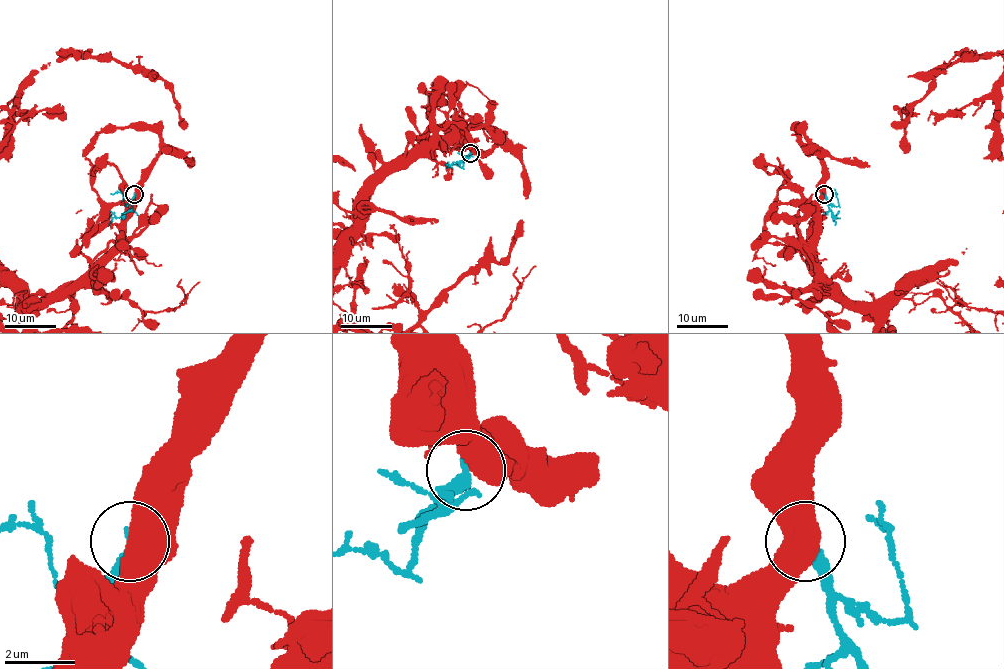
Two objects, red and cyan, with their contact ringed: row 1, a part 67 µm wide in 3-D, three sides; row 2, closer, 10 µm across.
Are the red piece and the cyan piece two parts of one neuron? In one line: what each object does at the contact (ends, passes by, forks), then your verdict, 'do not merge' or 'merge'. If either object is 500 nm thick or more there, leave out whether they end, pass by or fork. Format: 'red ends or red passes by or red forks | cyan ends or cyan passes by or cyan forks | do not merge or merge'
do not merge

